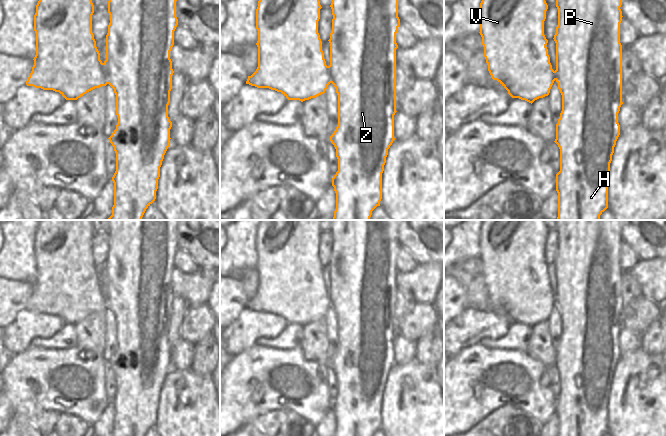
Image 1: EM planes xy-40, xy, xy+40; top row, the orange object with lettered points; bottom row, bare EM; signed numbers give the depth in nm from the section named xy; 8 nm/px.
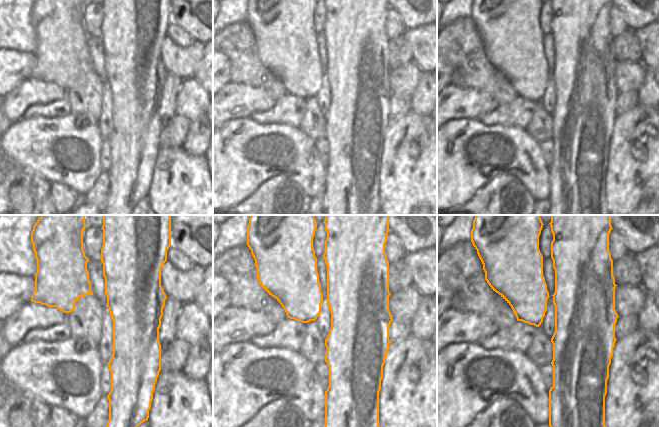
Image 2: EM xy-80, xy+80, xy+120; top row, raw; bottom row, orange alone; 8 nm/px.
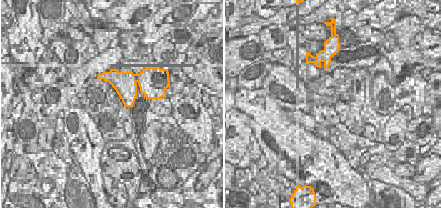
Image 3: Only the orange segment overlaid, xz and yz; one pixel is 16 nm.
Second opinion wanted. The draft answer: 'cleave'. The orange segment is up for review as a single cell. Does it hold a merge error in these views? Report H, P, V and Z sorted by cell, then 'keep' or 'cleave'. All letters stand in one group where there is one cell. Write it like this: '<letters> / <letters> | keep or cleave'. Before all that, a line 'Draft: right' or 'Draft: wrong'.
Draft: wrong
H P V Z | keep

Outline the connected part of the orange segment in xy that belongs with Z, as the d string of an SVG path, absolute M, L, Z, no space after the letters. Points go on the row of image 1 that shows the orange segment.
M259 0L256 9L256 29L258 31L258 67L256 71L248 76L246 84L257 88L269 88L281 92L288 100L299 100L301 102L324 94L328 85L332 83L338 95L338 125L330 136L330 141L336 149L338 159L338 171L332 178L332 186L336 193L336 209L332 220L370 220L372 211L380 206L382 199L382 173L388 155L388 149L394 138L394 115L396 111L396 33L400 25L398 17L398 0L332 0L332 31L330 33L330 65L326 65L322 51L322 41L318 33L318 21L320 19L319 0Z

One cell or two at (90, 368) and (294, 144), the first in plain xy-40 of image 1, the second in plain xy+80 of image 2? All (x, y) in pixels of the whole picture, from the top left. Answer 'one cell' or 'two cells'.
one cell

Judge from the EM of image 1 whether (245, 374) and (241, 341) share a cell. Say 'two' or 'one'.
two

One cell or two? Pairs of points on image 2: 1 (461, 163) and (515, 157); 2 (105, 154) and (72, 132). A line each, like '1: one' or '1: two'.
1: one
2: two

